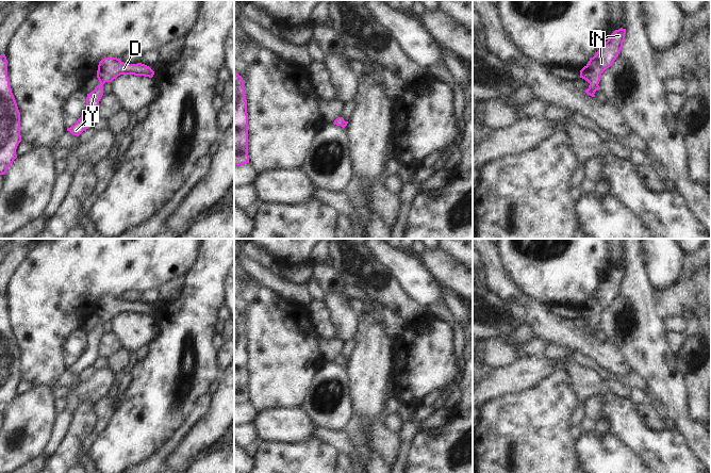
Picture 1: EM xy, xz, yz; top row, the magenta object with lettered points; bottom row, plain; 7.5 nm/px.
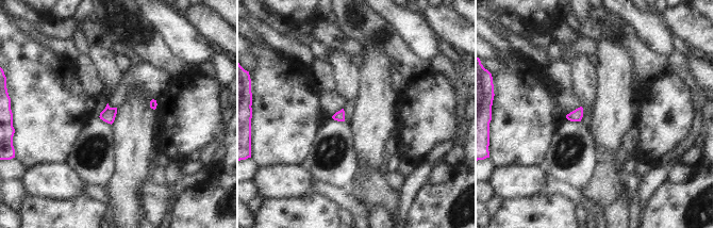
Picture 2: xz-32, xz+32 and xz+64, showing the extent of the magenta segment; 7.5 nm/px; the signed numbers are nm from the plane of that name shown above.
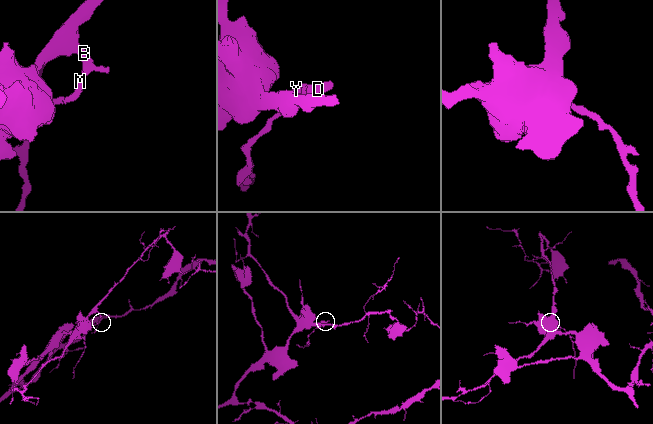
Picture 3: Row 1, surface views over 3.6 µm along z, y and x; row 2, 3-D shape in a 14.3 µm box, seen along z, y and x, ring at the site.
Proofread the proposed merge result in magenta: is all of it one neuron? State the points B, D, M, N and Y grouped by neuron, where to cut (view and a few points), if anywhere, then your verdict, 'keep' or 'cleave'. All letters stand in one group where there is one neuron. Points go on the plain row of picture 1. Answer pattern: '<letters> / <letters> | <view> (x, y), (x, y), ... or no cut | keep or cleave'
B D M N Y | no cut | keep

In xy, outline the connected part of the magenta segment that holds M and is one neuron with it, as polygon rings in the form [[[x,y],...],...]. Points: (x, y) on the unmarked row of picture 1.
[[[119,296],[102,297],[99,300],[97,309],[97,316],[100,322],[93,330],[87,332],[85,349],[73,364],[67,366],[67,370],[69,370],[72,374],[79,375],[83,370],[93,365],[99,356],[99,340],[103,335],[103,323],[105,321],[112,321],[120,313],[134,313],[152,316],[154,310],[149,305],[142,301],[127,303],[121,300]]]

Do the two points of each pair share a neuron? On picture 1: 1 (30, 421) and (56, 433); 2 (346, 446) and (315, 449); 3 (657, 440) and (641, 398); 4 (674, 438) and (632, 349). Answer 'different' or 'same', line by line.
1: different
2: different
3: different
4: different

